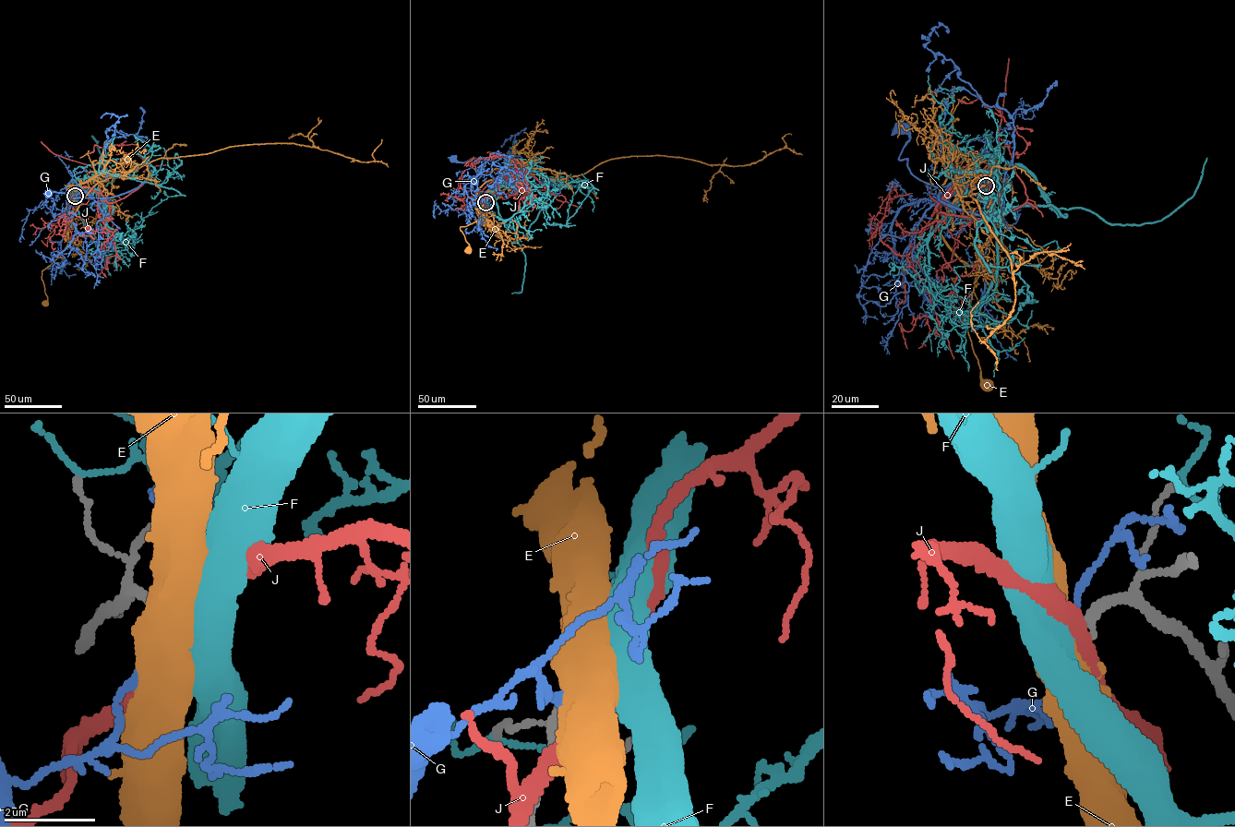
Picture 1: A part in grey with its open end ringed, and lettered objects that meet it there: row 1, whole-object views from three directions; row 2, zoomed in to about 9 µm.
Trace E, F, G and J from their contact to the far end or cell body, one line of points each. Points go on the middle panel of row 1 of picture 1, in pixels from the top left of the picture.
E: (485, 202), (486, 215), (482, 213), (484, 218), (460, 227), (469, 245), (468, 250)
F: (485, 201), (493, 194), (503, 221), (526, 234), (552, 194), (589, 182), (567, 224), (546, 228)
G: (485, 202), (476, 202), (500, 178), (501, 166), (497, 161), (477, 161), (474, 158), (462, 162), (453, 158)
J: (485, 202), (519, 173), (532, 175), (565, 201), (547, 190), (549, 194), (545, 195), (518, 185), (493, 168)

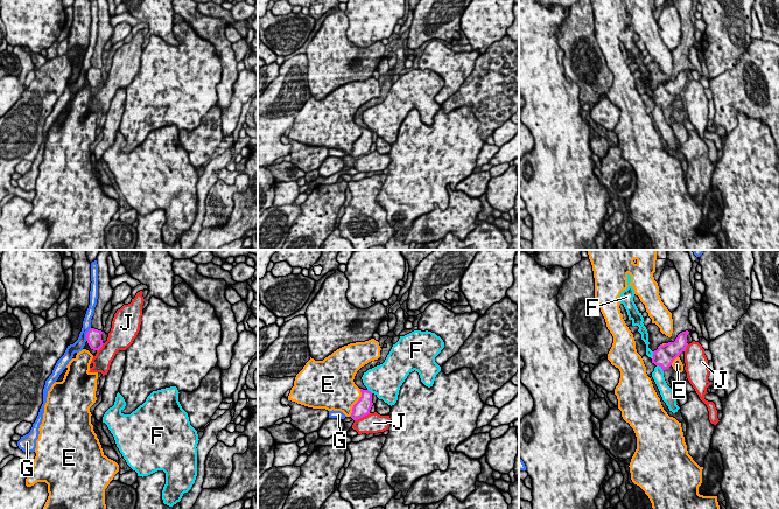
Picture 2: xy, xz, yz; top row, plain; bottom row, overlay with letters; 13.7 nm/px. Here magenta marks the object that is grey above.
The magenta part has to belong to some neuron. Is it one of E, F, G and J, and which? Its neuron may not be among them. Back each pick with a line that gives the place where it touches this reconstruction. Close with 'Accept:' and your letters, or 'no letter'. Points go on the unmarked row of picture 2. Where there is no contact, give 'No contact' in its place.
Accept: no letter

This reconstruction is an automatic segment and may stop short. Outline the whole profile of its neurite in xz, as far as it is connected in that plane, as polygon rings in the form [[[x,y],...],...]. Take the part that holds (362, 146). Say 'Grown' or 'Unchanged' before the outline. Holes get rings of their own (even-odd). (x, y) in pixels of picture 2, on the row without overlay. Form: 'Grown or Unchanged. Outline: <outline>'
Unchanged. Outline: [[[360,127],[362,135],[359,139],[353,144],[351,156],[353,159],[358,159],[367,153],[370,153],[370,148],[373,144],[372,141],[372,131],[369,128]]]

